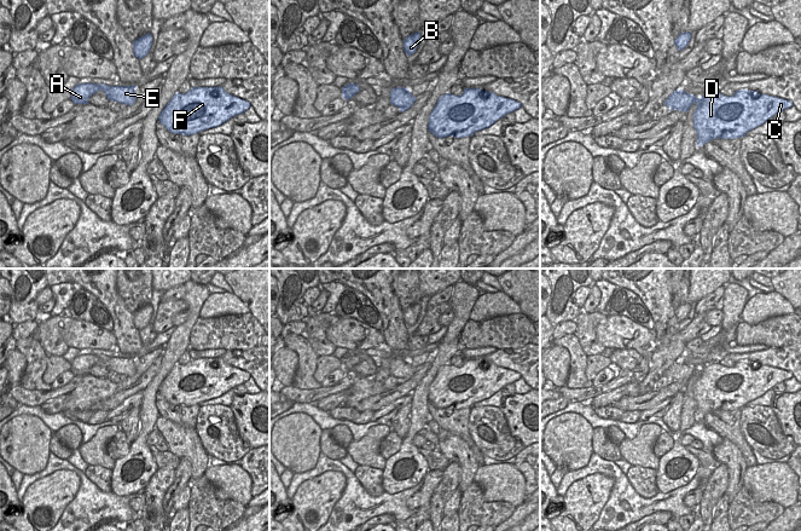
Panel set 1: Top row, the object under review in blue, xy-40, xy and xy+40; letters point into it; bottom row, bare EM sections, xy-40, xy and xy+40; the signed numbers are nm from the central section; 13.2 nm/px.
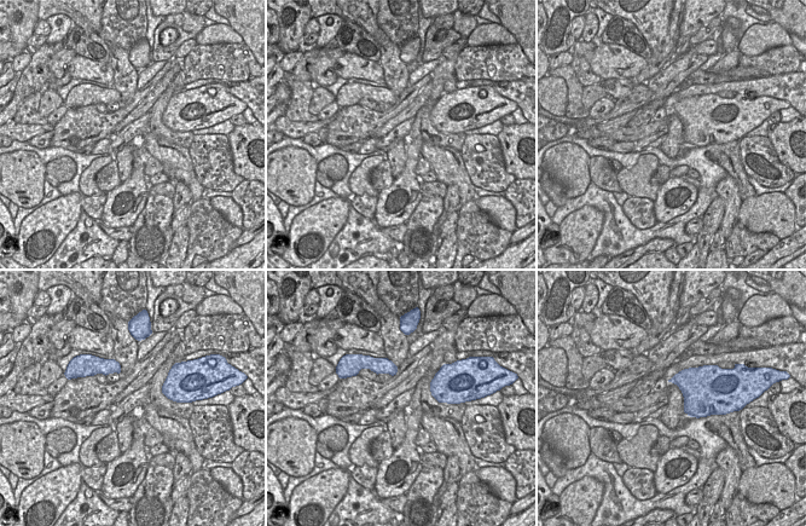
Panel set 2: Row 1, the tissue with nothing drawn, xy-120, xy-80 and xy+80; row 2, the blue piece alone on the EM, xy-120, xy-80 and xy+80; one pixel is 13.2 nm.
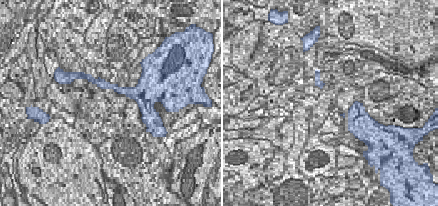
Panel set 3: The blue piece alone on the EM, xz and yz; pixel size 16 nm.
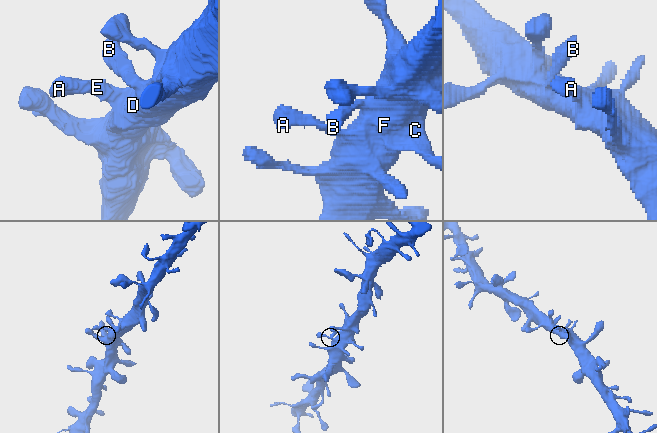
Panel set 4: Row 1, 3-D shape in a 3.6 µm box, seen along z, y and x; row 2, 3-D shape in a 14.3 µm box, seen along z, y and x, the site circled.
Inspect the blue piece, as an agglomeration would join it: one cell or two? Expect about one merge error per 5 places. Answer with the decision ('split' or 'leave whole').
leave whole

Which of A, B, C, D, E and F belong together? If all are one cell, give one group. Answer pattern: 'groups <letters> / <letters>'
groups A B C D E F

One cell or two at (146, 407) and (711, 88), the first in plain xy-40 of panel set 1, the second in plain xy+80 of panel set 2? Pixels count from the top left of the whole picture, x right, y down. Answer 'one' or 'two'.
two

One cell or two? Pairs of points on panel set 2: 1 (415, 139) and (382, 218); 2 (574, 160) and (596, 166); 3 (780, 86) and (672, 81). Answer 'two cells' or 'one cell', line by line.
1: one cell
2: two cells
3: two cells

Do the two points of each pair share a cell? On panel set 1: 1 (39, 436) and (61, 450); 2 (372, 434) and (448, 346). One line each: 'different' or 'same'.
1: different
2: different

